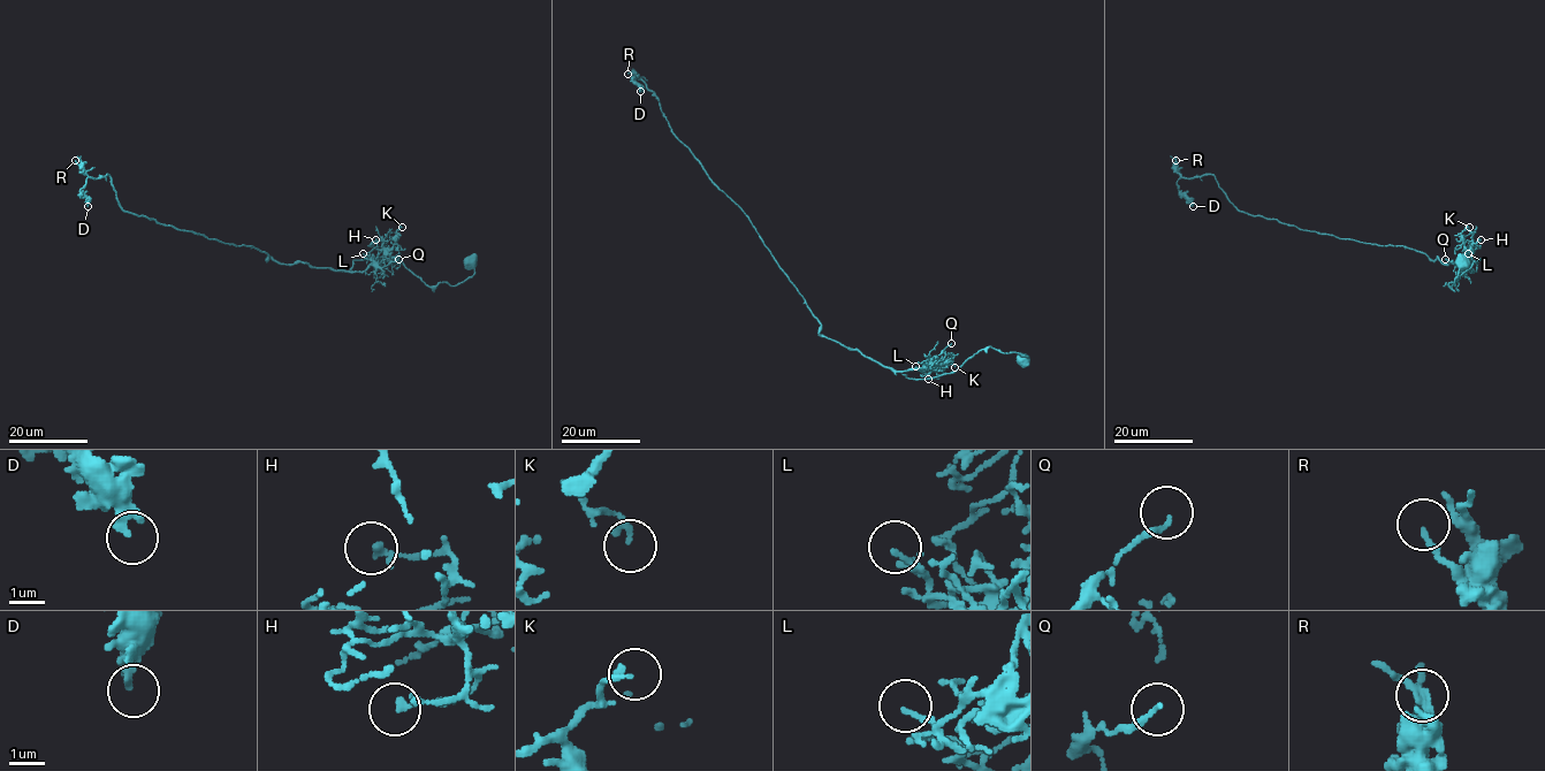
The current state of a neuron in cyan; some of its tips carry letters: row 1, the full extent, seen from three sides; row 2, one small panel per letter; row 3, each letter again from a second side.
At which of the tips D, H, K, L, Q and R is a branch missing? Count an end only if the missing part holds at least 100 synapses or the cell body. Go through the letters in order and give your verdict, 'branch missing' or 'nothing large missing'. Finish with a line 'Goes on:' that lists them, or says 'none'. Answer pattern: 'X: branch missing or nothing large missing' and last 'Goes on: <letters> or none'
D: nothing large missing
H: nothing large missing
K: nothing large missing
L: nothing large missing
Q: nothing large missing
R: nothing large missing
Goes on: none

